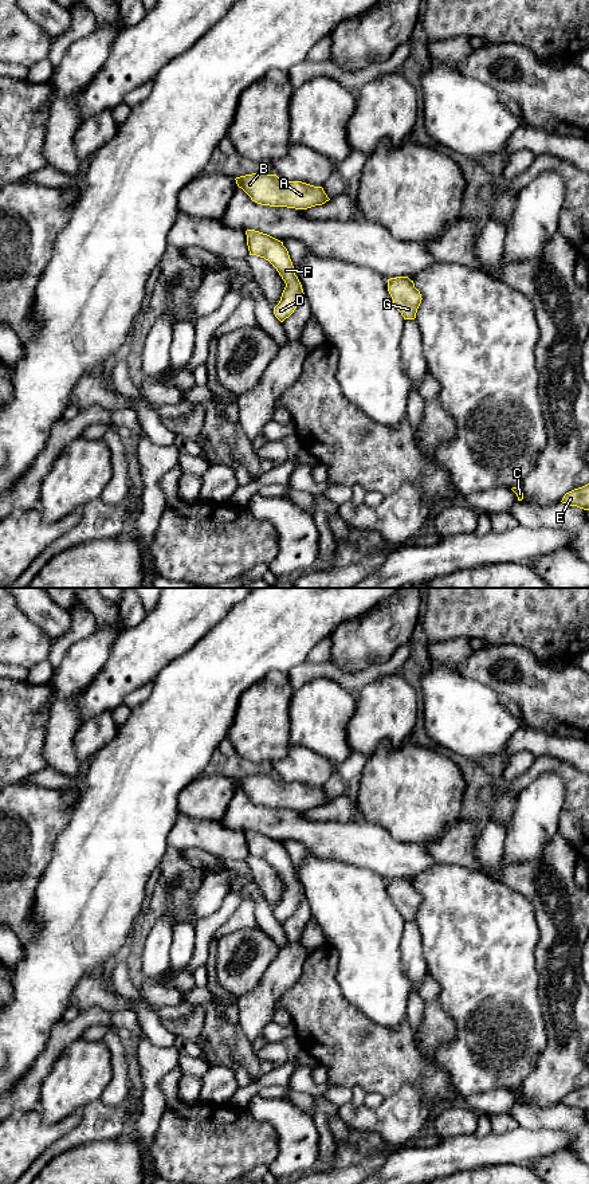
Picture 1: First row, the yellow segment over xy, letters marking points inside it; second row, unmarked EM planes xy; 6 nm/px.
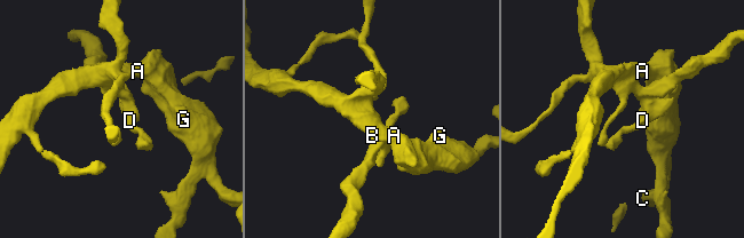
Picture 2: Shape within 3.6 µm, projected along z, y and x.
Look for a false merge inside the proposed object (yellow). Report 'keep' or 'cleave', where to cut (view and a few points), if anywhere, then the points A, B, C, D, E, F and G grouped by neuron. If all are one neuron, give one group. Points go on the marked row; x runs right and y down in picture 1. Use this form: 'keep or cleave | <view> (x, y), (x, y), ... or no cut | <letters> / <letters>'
keep | no cut | A B C D E F G

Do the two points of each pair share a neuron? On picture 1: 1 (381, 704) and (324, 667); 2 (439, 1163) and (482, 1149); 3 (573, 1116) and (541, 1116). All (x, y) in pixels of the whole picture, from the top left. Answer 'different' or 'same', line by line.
1: different
2: same
3: same

